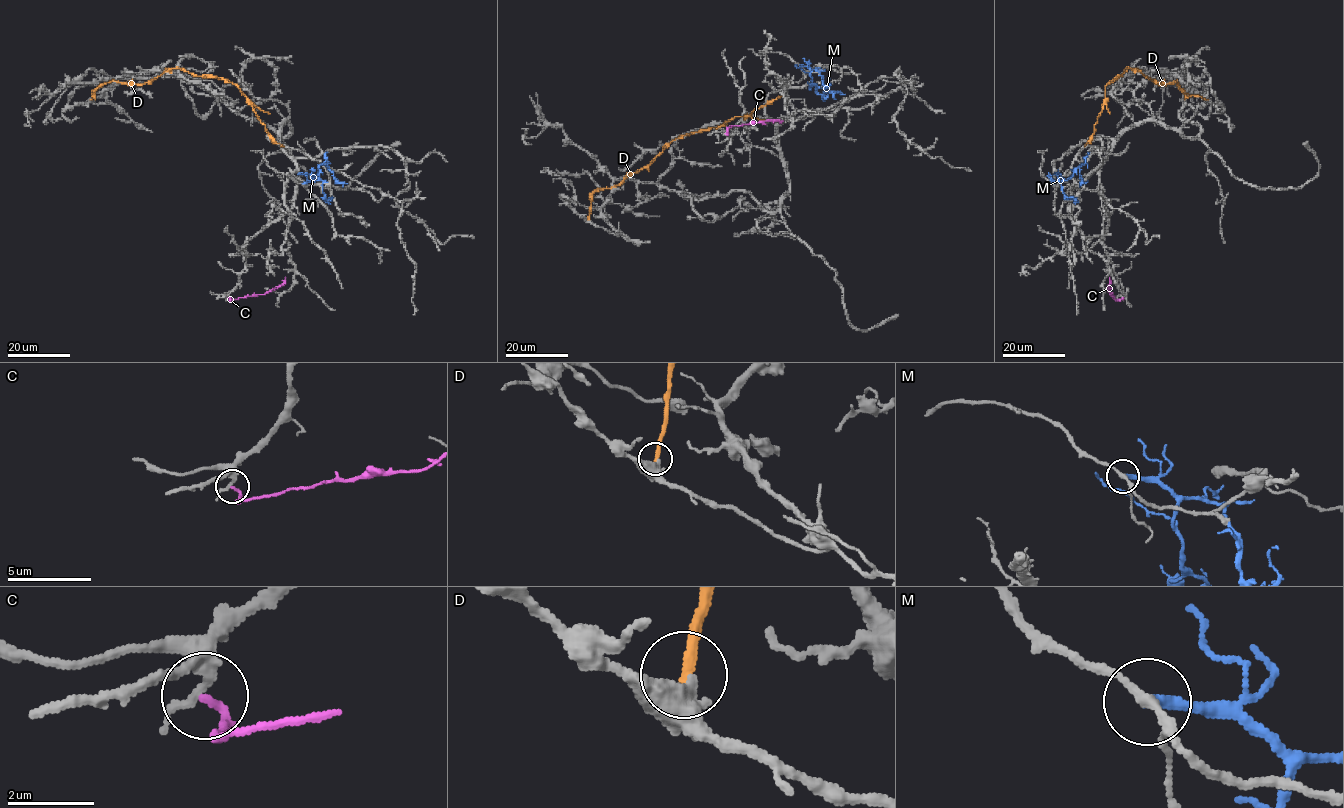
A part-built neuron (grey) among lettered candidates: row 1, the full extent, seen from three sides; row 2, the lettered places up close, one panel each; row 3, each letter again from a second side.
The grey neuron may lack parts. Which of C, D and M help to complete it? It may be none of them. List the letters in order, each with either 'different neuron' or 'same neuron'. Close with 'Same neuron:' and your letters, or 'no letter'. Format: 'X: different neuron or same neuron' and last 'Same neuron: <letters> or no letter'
C: different neuron
D: different neuron
M: different neuron
Same neuron: no letter

